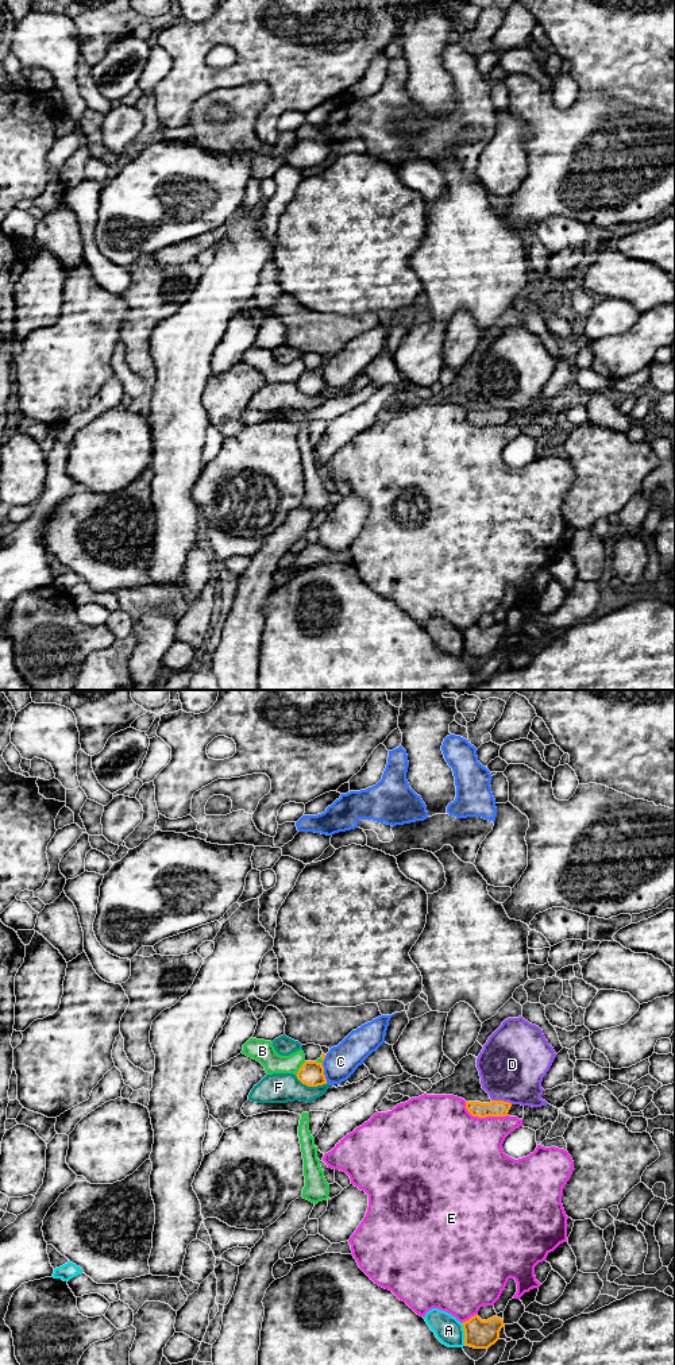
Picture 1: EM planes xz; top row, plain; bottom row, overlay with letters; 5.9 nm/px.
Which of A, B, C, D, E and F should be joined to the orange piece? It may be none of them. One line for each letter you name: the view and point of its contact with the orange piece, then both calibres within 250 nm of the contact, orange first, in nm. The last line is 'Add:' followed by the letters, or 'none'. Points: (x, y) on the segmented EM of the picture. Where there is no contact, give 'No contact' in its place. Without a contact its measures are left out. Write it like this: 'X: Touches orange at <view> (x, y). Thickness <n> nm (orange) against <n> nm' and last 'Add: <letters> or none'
Add: none

